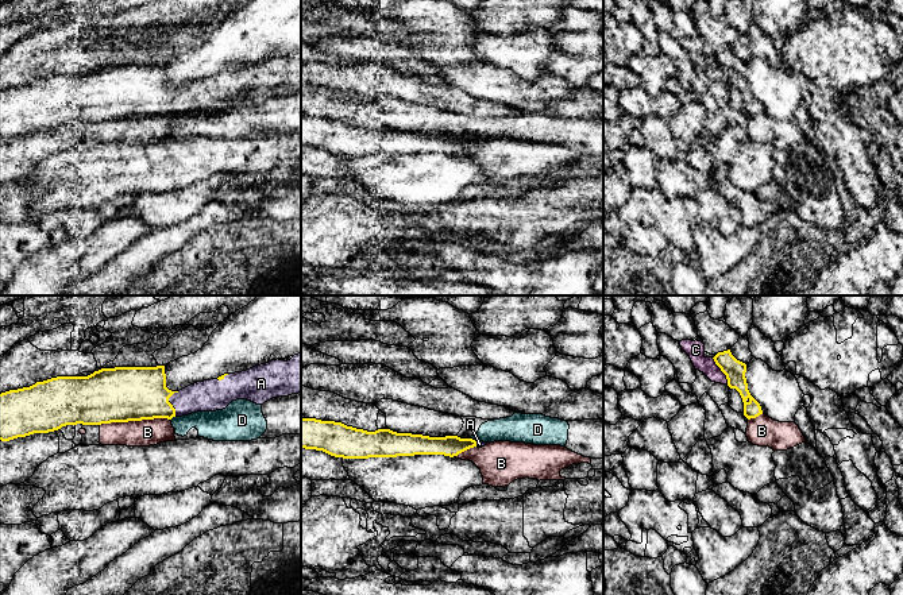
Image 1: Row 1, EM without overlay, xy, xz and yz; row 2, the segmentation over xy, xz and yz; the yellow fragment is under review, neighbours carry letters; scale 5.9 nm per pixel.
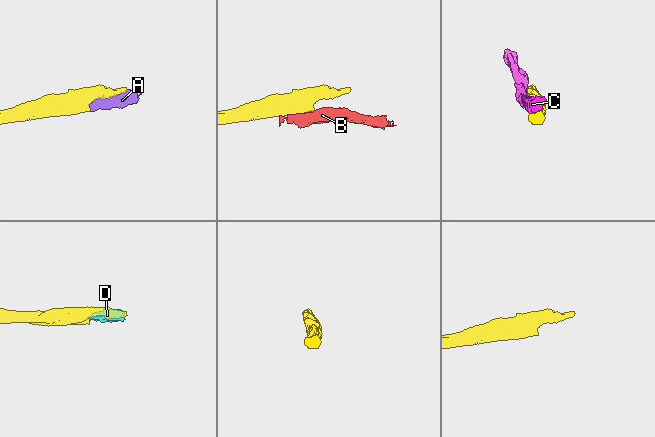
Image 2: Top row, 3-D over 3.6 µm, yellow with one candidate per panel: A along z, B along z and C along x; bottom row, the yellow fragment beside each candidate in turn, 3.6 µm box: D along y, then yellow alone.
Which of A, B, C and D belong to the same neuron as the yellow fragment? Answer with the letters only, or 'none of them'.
A

